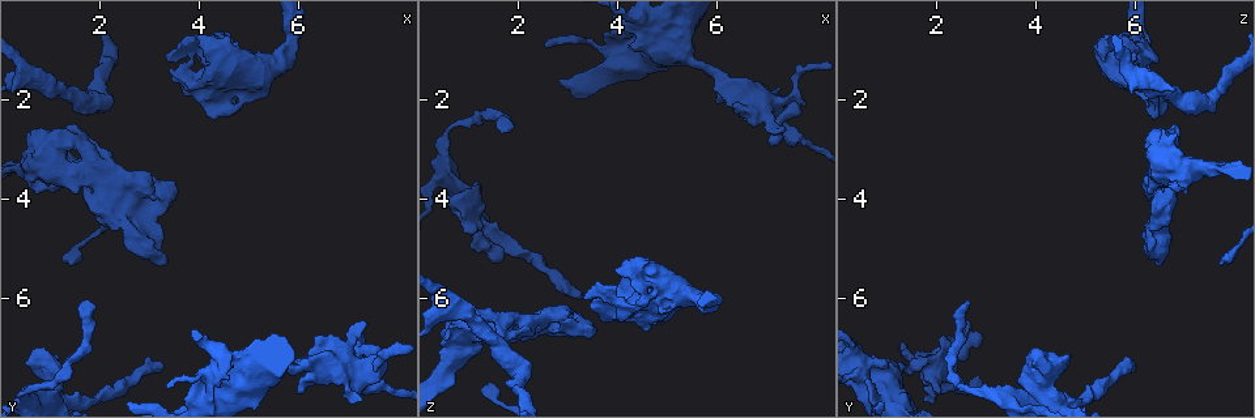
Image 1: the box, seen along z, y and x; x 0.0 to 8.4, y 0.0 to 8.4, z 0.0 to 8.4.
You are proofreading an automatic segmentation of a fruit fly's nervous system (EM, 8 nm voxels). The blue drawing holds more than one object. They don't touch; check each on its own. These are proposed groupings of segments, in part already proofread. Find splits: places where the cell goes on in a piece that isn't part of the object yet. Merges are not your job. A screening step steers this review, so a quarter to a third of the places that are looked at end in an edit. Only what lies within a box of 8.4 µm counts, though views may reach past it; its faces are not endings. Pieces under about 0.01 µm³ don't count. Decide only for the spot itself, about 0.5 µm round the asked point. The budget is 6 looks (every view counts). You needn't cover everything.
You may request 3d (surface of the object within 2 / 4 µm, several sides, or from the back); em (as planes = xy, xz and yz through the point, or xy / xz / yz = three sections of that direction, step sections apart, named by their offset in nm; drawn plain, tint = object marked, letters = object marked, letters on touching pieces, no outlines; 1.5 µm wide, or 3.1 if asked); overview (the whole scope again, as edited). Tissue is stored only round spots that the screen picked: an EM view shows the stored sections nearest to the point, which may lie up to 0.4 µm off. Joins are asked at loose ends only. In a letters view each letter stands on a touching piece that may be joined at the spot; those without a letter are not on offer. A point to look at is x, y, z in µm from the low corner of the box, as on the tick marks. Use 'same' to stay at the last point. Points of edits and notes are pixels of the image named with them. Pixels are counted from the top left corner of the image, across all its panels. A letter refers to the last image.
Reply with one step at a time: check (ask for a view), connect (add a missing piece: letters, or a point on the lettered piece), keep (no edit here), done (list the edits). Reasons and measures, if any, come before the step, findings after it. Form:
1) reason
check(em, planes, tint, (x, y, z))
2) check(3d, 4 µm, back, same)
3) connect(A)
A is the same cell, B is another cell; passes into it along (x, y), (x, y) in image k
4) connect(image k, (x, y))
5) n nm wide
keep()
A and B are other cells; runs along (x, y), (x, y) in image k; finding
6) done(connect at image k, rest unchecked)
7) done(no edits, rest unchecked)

thin end
check(em, xz, step 4, letters, (3.40, 1.15, 6.00))

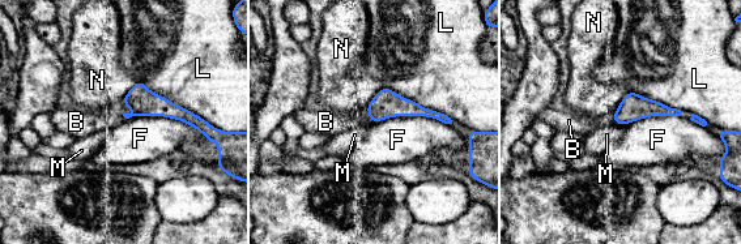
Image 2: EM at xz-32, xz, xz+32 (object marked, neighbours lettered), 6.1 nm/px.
L touches over 550 nm
keep()
B, F, L, M and N are other cells; border along (614, 122), (621, 125) in image 2; none of them fits

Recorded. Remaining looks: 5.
free end
check(em, planes, plain, (3.30, 5.30, 6.40))

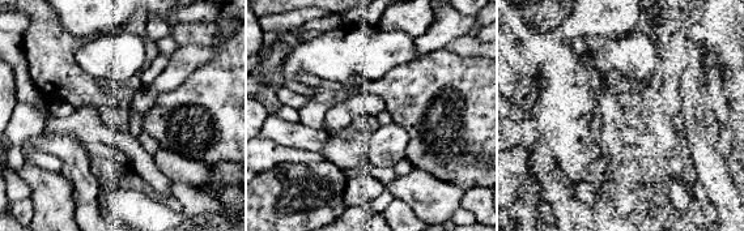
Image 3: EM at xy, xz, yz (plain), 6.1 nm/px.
see the neighbours
check(em, planes, letters, same)

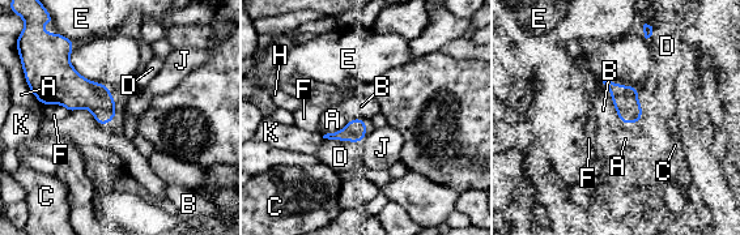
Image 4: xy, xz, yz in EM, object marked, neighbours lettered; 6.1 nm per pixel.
keep()
A, B, C, D, E, F, H, J and K are other cells; no lettered piece goes on from it

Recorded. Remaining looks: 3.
check(em, planes, plain, (1.70, 6.10, 2.65))

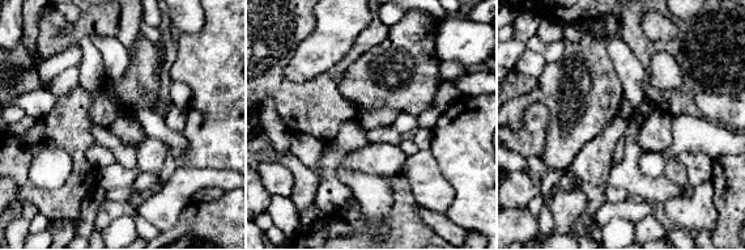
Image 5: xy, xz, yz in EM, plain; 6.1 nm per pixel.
check(em, planes, letters, same)

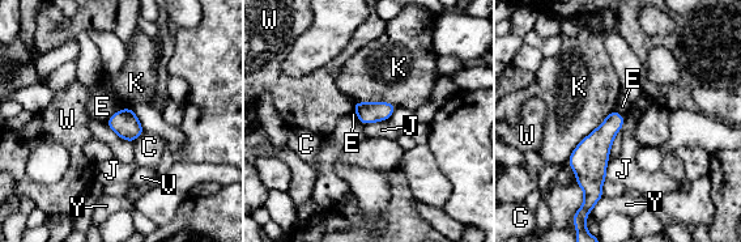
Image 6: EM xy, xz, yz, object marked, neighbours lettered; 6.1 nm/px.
130 nm wide
keep()
C, E, J, K, V, W and Y are other cells; border along (388, 119), (363, 124) in image 6; no lettered piece goes on from it

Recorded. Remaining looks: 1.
done(no edits, rest unchecked)

